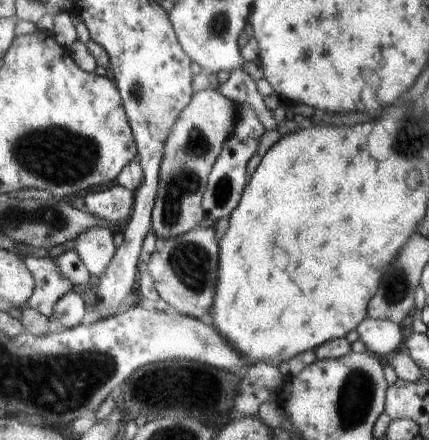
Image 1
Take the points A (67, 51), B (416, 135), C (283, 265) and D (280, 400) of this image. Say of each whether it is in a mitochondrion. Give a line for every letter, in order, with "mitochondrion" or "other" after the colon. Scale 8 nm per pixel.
A: other
B: mitochondrion
C: other
D: other

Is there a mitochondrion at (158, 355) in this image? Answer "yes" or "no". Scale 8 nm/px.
no

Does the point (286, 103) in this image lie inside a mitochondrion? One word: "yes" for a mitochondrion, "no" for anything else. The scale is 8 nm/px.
no

